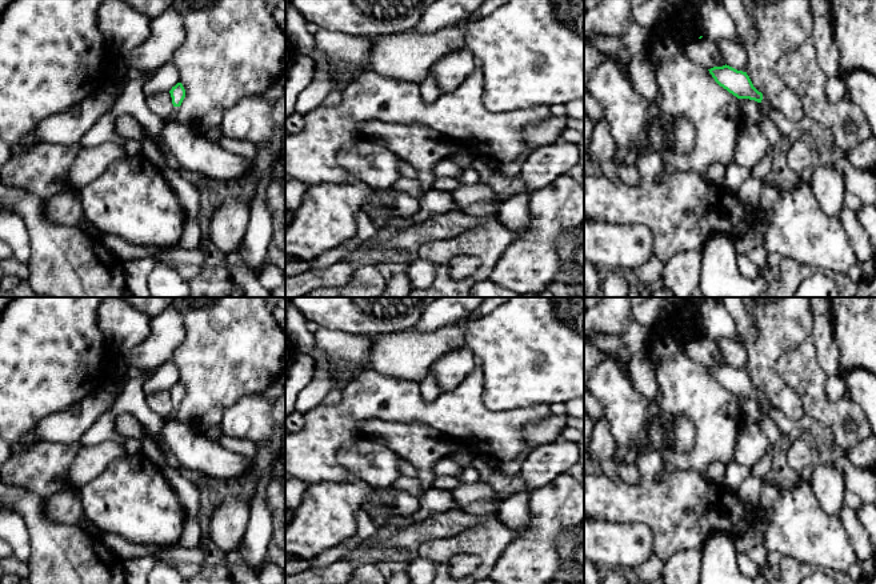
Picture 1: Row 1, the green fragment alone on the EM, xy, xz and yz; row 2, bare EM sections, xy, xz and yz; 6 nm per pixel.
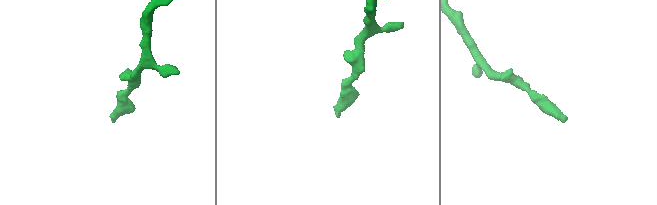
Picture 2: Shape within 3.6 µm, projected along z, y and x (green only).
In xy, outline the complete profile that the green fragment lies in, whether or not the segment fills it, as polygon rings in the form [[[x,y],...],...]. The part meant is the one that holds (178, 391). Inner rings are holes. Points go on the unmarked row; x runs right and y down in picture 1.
[[[177,381],[172,388],[169,389],[173,403],[173,409],[171,416],[167,420],[176,419],[179,412],[179,405],[181,404],[184,396],[185,396],[185,388],[181,381]]]

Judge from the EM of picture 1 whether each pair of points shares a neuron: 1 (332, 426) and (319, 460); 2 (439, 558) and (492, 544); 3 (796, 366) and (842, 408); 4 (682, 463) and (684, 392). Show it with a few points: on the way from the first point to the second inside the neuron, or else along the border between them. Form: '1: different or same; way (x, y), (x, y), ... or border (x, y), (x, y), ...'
1: same; way (324, 434), (319, 442), (319, 452)
2: same; way (452, 546), (479, 544)
3: same; way (806, 379), (810, 388), (828, 407)
4: same; way (700, 447), (703, 444), (703, 411)

